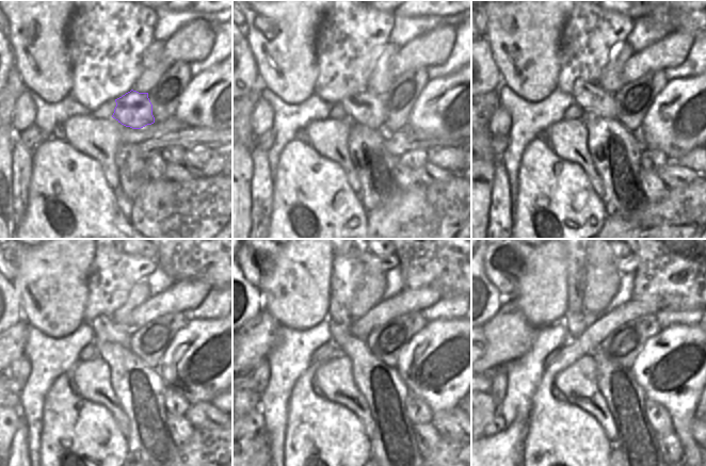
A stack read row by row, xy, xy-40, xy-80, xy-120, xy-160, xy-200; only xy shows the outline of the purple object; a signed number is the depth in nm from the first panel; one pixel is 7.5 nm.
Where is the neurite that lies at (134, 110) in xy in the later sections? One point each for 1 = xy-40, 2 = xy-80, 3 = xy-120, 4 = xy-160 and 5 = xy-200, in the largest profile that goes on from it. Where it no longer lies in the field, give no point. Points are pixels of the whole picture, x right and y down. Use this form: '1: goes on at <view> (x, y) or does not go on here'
1: goes on at xy-40 (365, 108)
2: goes on at xy-80 (591, 97)
3: goes on at xy-120 (106, 330)
4: goes on at xy-160 (338, 319)
5: goes on at xy-200 (574, 319)

